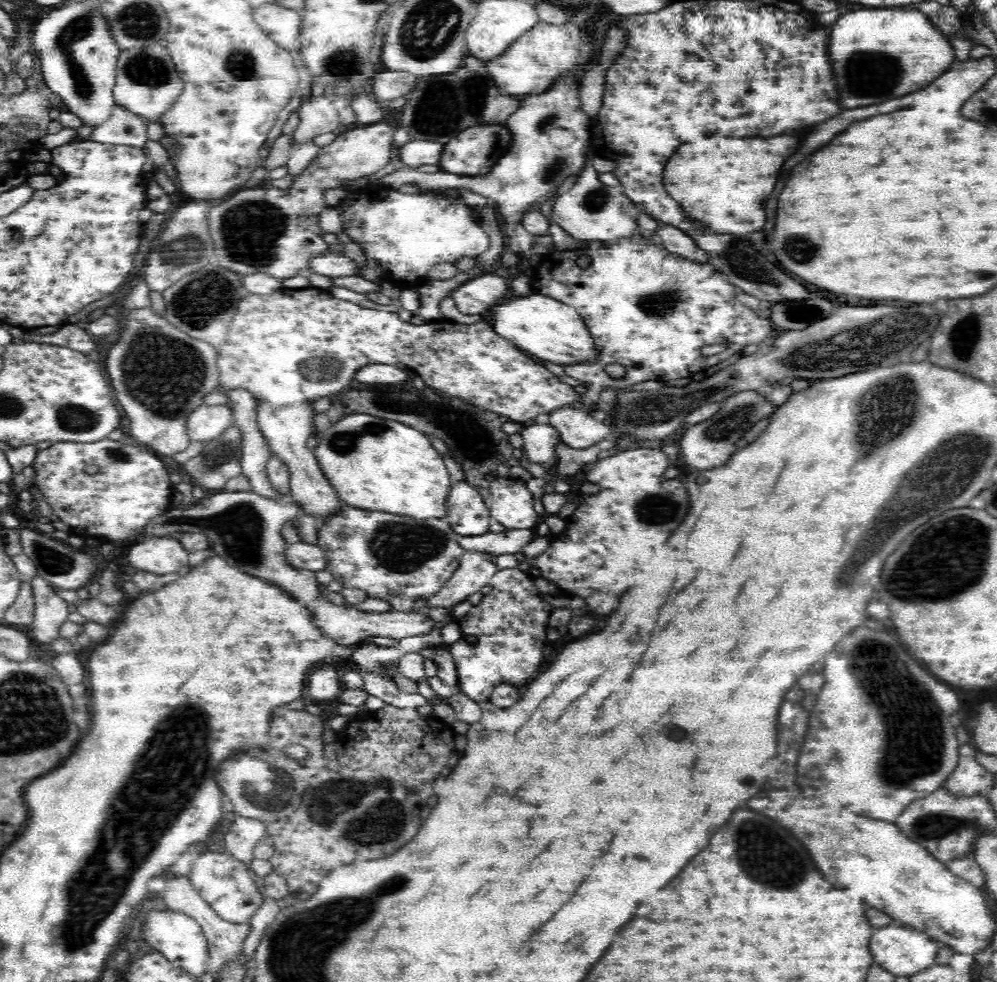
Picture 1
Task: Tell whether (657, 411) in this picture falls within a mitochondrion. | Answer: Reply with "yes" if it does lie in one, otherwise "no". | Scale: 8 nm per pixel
yes

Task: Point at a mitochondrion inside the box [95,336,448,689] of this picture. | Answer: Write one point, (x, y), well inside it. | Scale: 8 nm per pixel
(241, 526)

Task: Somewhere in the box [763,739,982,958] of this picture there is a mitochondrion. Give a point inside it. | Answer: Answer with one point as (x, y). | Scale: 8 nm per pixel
(917, 912)

